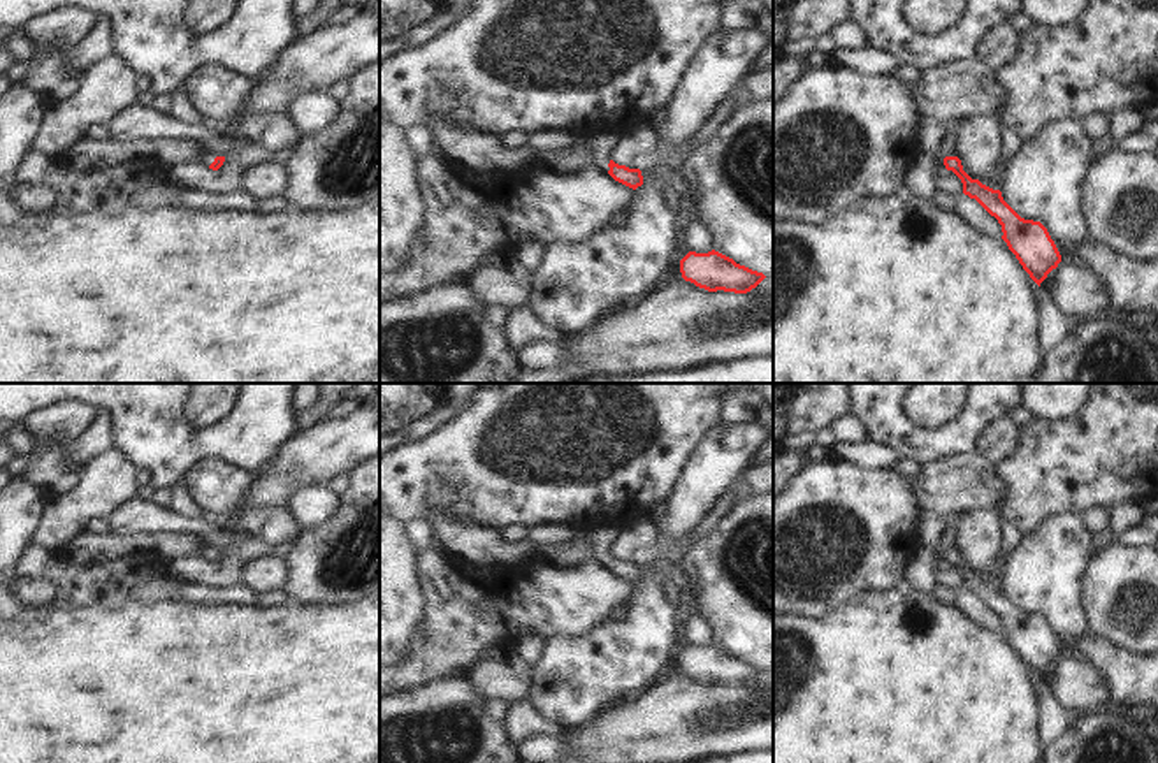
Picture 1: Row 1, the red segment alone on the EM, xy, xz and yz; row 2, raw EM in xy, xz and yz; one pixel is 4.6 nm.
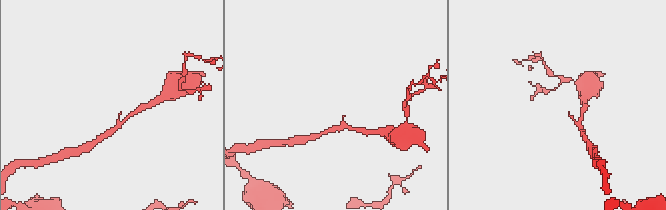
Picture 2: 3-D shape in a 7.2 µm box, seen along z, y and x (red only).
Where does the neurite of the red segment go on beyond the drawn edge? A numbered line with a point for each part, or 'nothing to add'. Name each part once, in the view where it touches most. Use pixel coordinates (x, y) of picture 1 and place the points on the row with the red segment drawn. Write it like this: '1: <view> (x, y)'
1: xz (603, 145)

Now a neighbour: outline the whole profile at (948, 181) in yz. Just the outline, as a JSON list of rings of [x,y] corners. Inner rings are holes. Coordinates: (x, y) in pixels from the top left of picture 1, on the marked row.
[[[940,162],[940,167],[938,167],[938,188],[944,192],[951,192],[956,197],[963,195],[961,179],[952,171],[947,171],[944,162]]]

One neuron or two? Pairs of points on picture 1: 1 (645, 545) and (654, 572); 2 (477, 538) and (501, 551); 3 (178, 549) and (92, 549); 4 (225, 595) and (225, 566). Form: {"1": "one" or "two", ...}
{"1": "two", "2": "one", "3": "one", "4": "two"}

